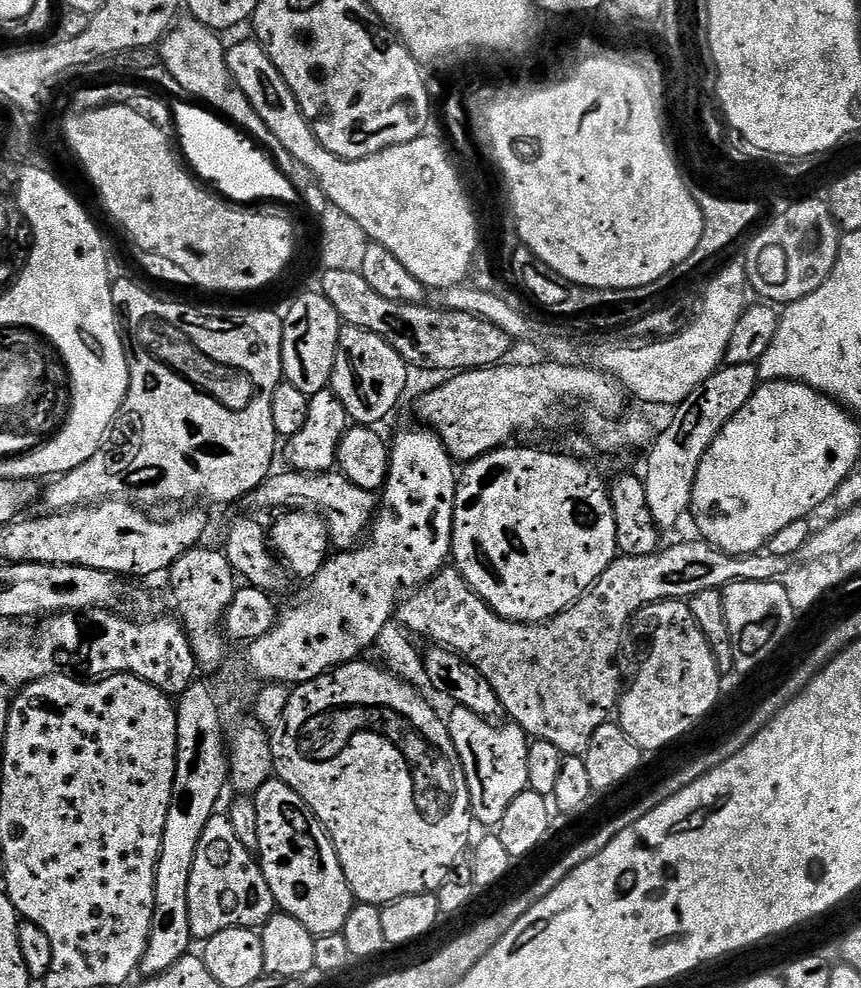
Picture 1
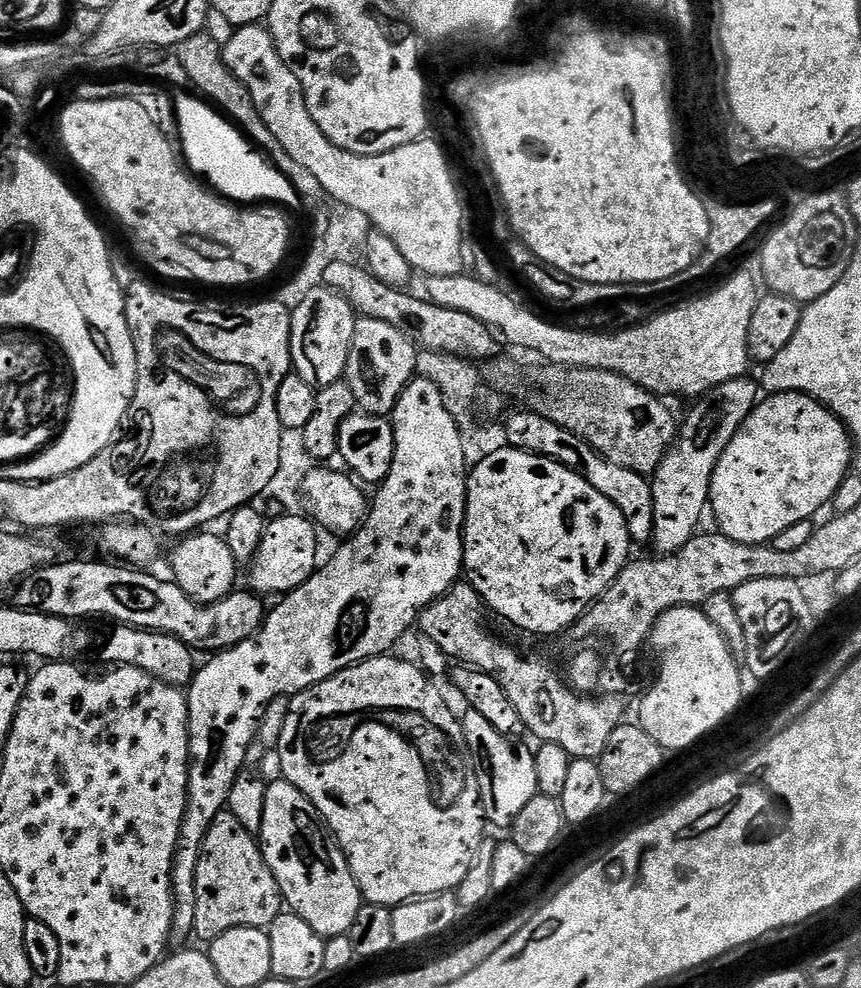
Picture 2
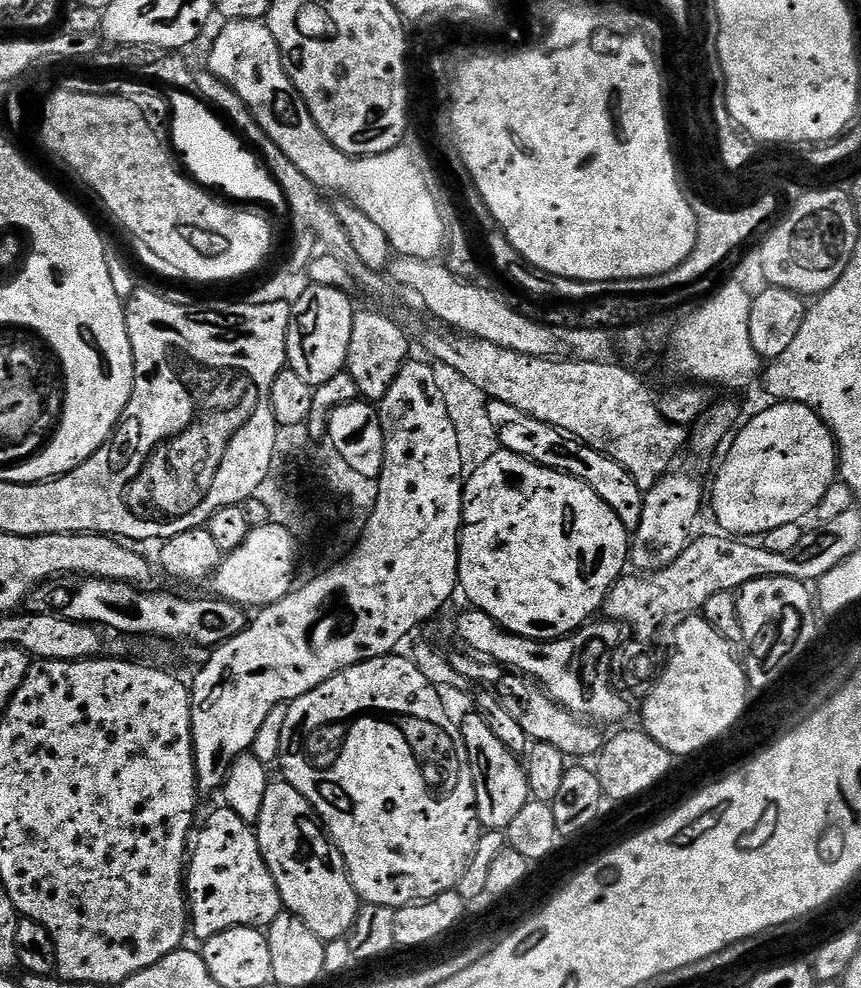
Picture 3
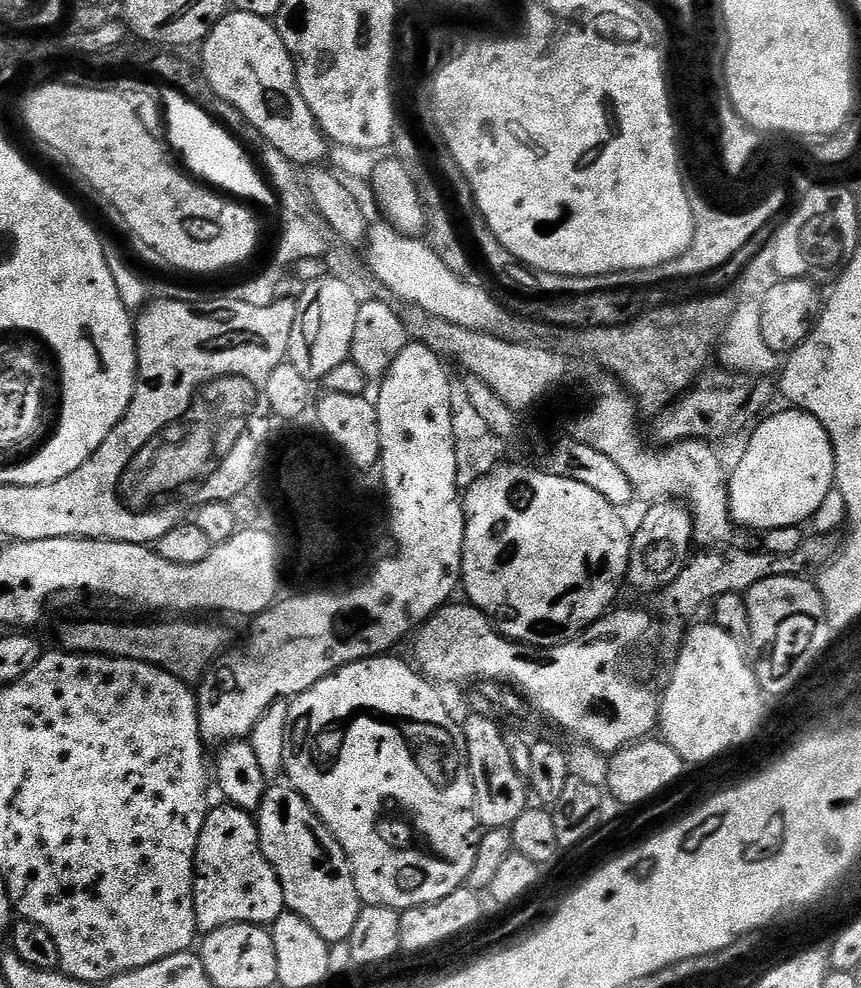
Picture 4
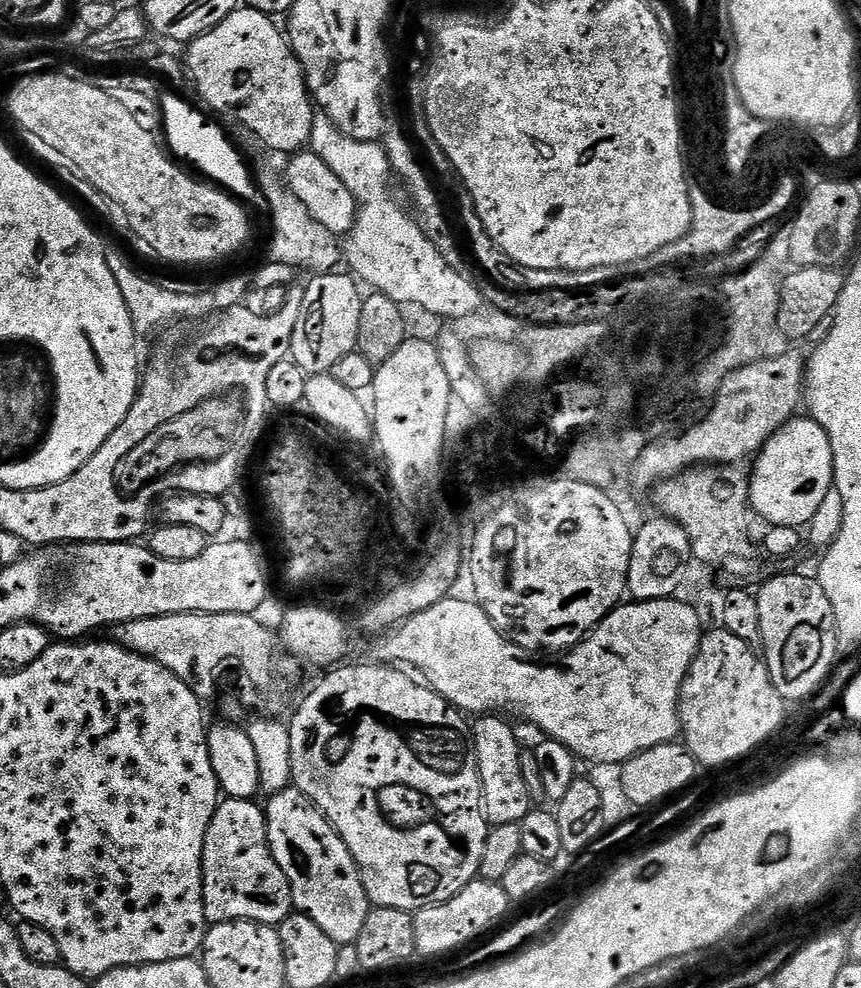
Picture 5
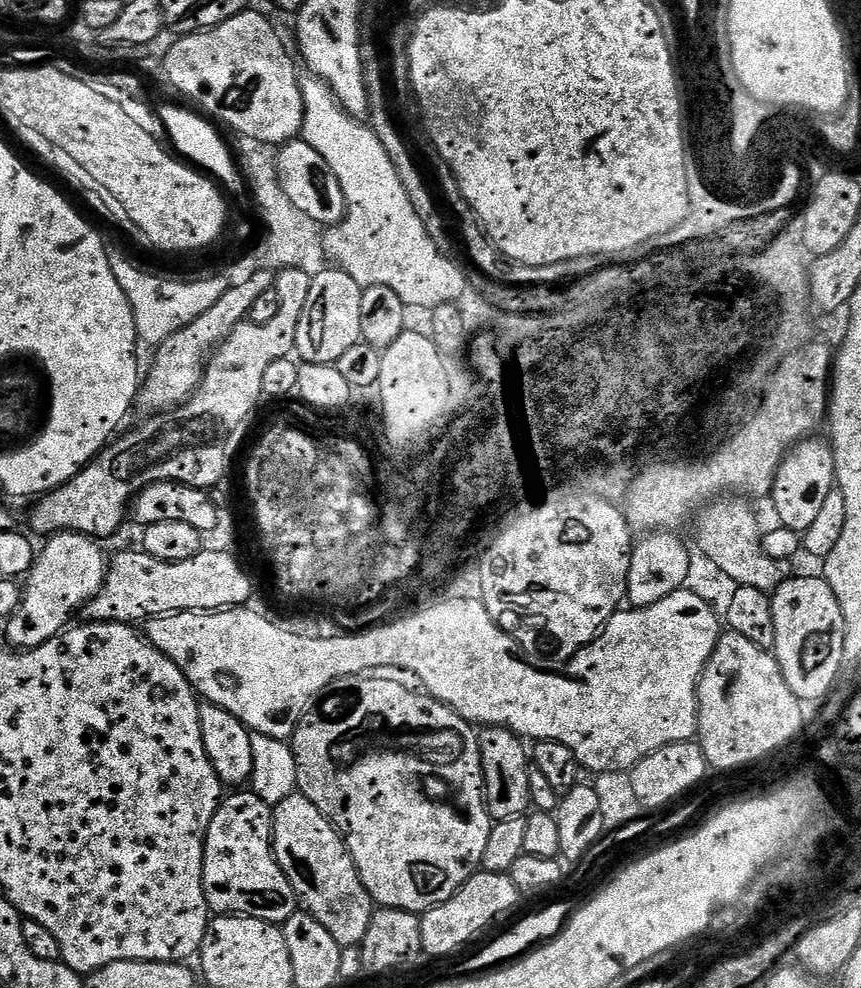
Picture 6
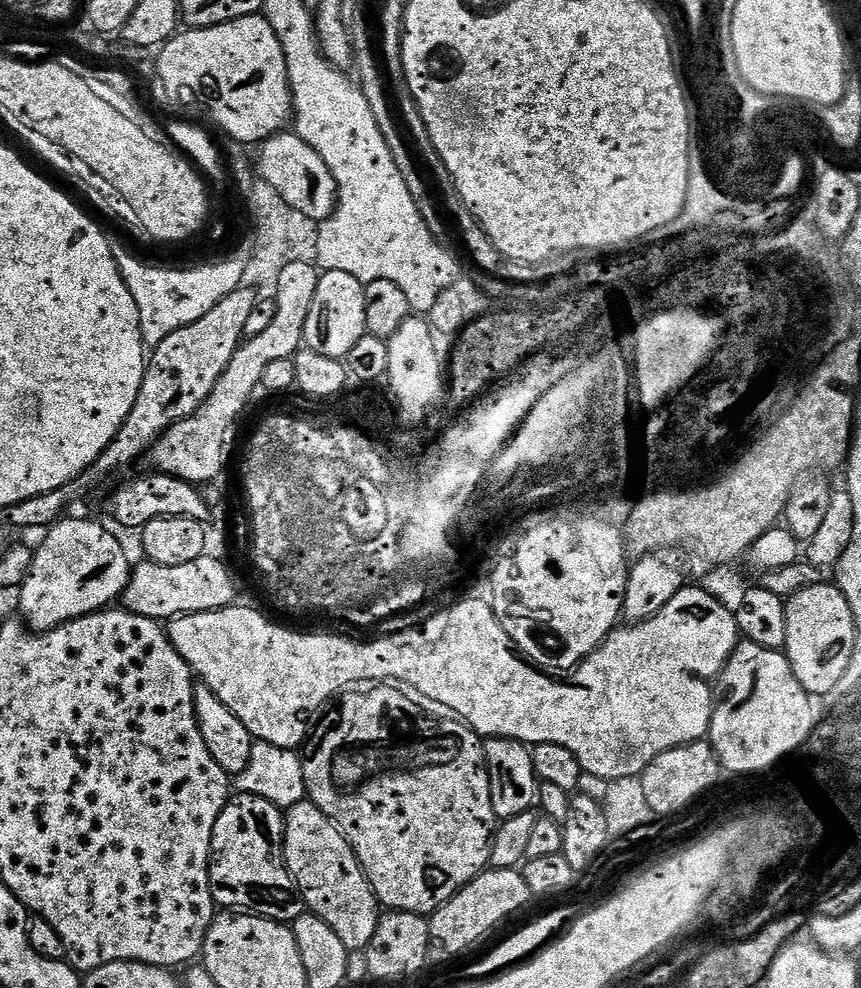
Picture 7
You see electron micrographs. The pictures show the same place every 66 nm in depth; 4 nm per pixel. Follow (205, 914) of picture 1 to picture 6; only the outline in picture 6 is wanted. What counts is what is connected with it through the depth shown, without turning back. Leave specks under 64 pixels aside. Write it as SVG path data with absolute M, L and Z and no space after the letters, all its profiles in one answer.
M236 790L231 794L225 795L220 801L218 810L214 814L214 818L210 822L210 830L206 834L206 842L204 843L204 861L202 862L202 882L204 883L204 893L206 894L206 902L208 903L209 913L217 916L249 916L250 918L258 918L265 920L271 924L283 924L298 911L298 897L294 886L290 886L290 878L286 878L286 874L282 870L282 866L276 861L276 851L272 849L272 814L273 805L262 802L262 798L258 798L255 792L251 790Z

